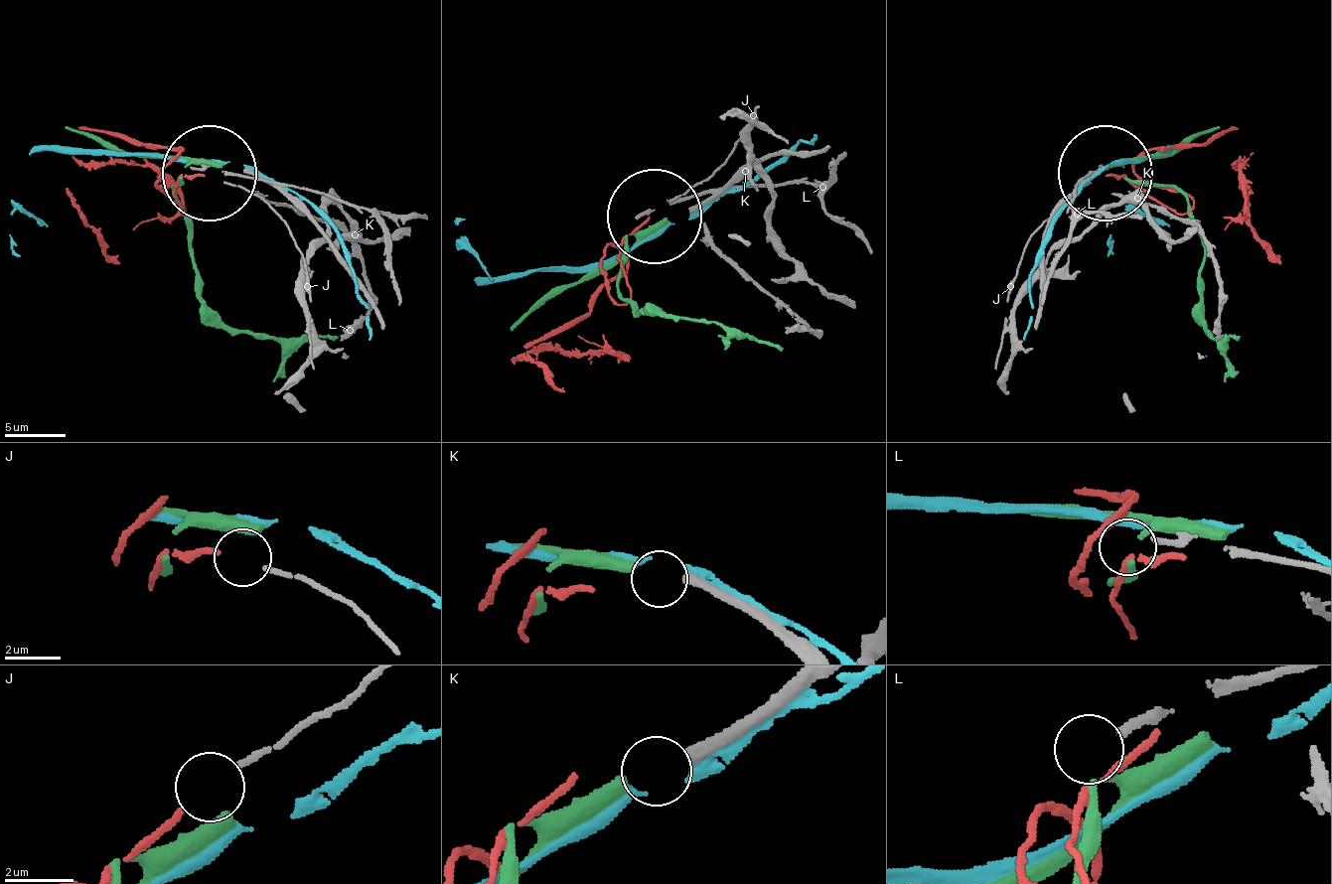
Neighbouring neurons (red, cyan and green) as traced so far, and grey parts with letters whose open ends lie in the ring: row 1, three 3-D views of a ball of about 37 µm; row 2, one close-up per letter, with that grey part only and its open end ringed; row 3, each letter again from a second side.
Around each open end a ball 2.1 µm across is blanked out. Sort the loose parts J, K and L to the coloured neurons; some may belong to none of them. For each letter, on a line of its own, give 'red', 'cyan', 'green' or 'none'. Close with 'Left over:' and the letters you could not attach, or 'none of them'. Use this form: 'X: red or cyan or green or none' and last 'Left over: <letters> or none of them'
J: red
K: green
L: none
Left over: L

